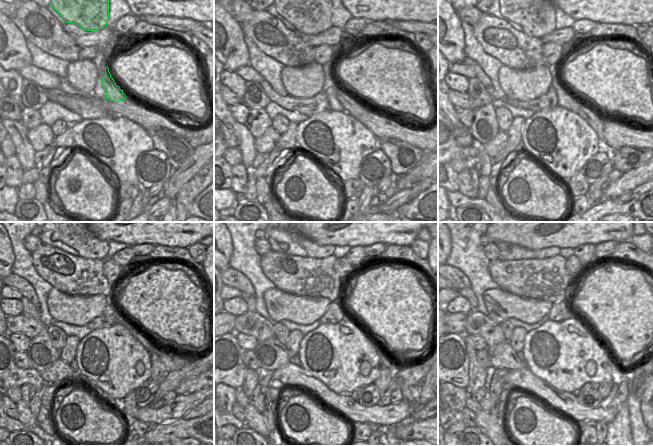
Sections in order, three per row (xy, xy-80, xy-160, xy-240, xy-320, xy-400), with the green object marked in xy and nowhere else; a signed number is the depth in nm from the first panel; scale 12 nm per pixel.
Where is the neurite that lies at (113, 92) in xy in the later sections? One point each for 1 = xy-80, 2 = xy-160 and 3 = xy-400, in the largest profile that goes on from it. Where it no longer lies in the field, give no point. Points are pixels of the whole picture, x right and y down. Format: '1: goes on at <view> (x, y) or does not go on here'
1: goes on at xy-80 (352, 106)
2: goes on at xy-160 (593, 119)
3: goes on at xy-400 (603, 389)

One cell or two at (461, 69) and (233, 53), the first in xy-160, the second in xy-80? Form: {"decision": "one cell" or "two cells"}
{"decision": "two cells"}

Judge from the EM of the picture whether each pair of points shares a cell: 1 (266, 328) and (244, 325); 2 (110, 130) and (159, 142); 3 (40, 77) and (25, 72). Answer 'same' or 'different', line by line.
1: same
2: different
3: same

